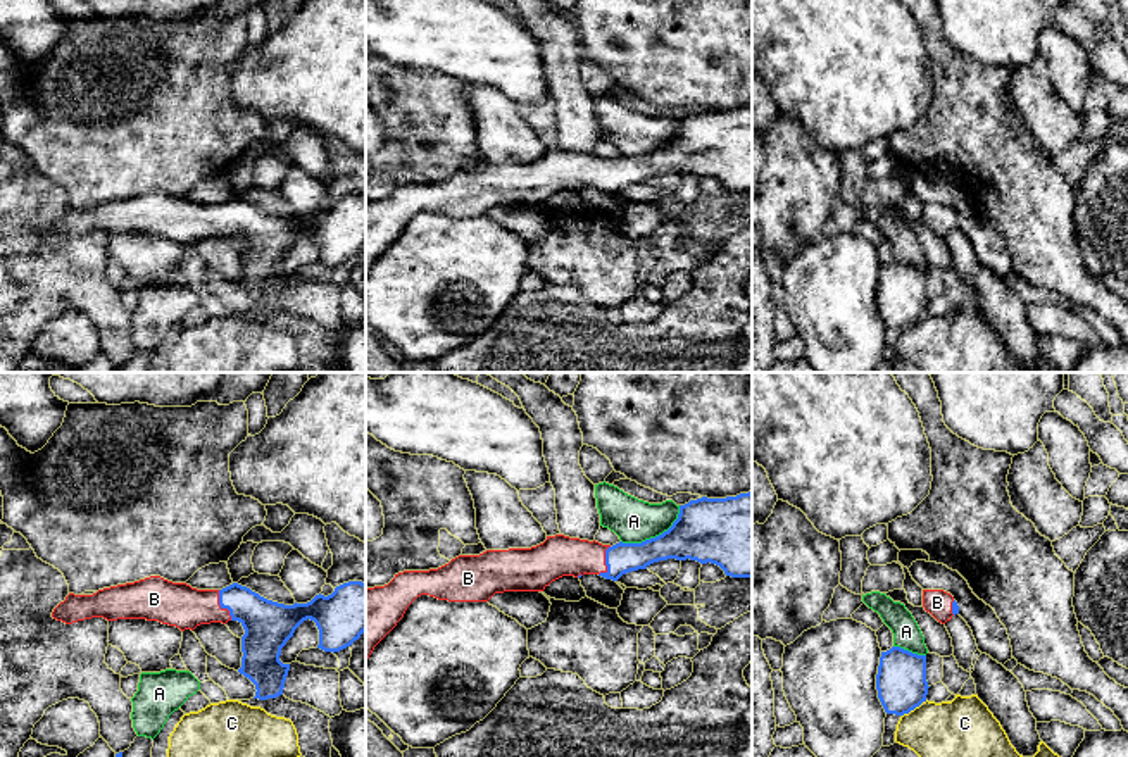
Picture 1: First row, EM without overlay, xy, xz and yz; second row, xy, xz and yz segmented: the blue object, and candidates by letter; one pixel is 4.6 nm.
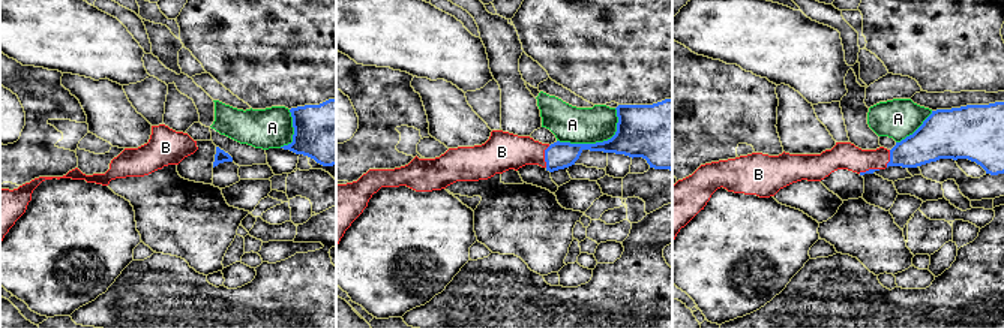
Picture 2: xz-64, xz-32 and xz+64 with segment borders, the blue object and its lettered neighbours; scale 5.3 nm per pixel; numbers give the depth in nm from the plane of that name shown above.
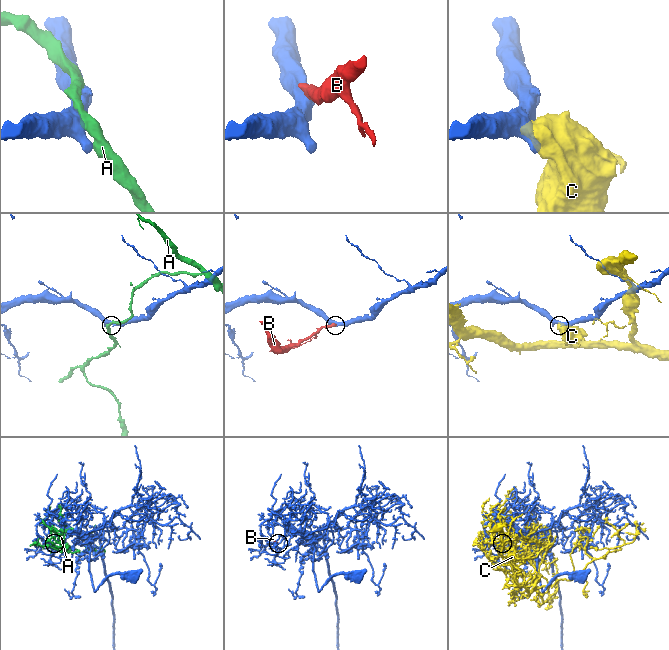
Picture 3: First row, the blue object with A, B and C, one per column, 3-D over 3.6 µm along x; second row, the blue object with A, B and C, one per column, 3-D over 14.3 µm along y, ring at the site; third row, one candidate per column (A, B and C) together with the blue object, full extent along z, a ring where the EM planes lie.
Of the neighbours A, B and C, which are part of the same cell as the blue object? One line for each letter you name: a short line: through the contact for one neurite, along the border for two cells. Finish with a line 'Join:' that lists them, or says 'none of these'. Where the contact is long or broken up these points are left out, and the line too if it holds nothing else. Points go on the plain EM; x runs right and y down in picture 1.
B: xy (268, 238), (245, 219), (221, 219), (176, 218)
Join: B

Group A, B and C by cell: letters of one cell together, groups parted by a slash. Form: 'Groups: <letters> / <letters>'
Groups: A / B / C

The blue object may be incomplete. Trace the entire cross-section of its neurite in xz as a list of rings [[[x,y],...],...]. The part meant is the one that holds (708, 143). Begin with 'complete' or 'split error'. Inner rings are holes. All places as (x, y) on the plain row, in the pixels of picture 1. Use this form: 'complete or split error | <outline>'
split error | [[[752,105],[726,112],[690,114],[680,119],[678,133],[667,145],[642,157],[619,155],[611,160],[595,153],[555,148],[531,162],[486,164],[479,169],[459,169],[438,183],[398,186],[388,198],[366,203],[366,276],[421,209],[448,216],[488,216],[495,207],[504,205],[543,205],[562,190],[598,188],[617,195],[626,186],[647,183],[667,172],[711,176],[726,190],[752,191]]]

